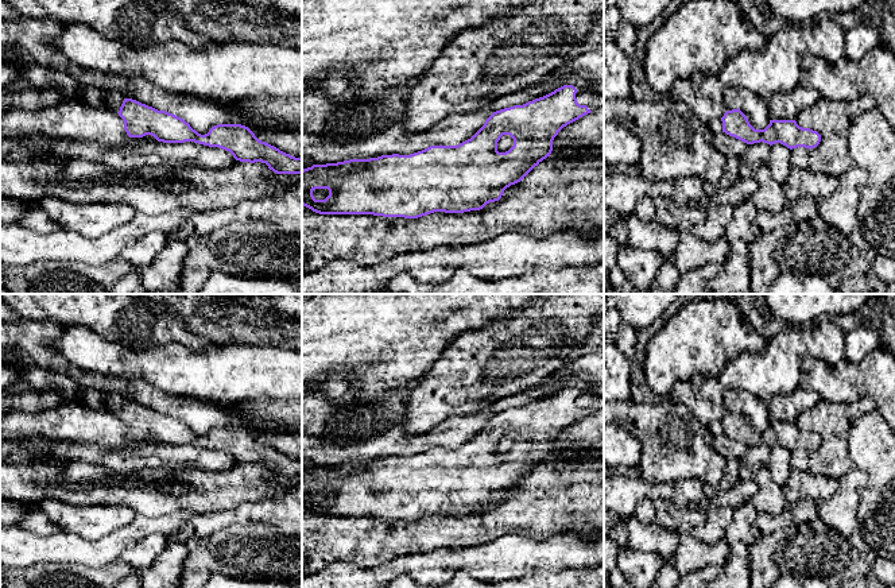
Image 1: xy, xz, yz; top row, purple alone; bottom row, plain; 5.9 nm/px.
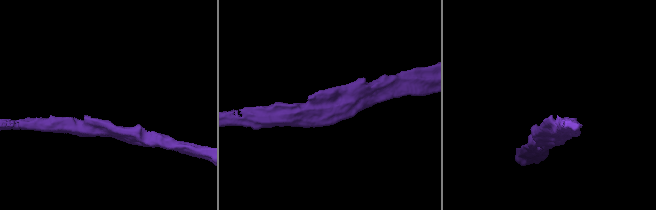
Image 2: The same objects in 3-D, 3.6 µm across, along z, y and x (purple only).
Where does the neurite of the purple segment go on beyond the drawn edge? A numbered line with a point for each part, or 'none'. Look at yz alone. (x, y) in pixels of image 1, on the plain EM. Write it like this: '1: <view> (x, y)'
none

